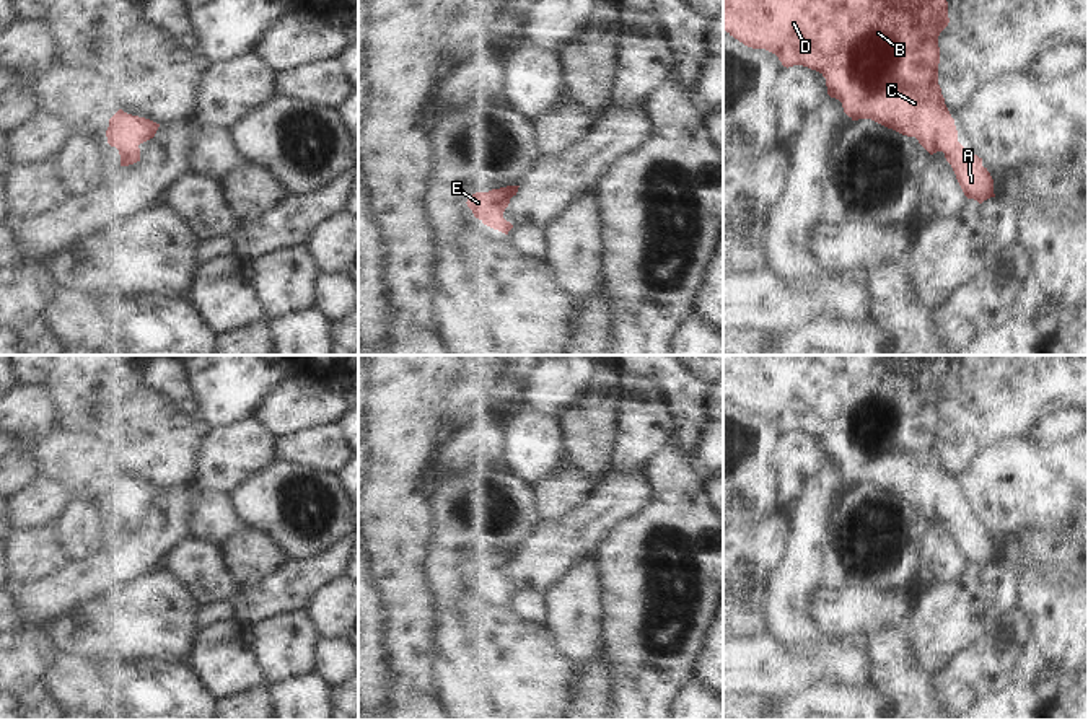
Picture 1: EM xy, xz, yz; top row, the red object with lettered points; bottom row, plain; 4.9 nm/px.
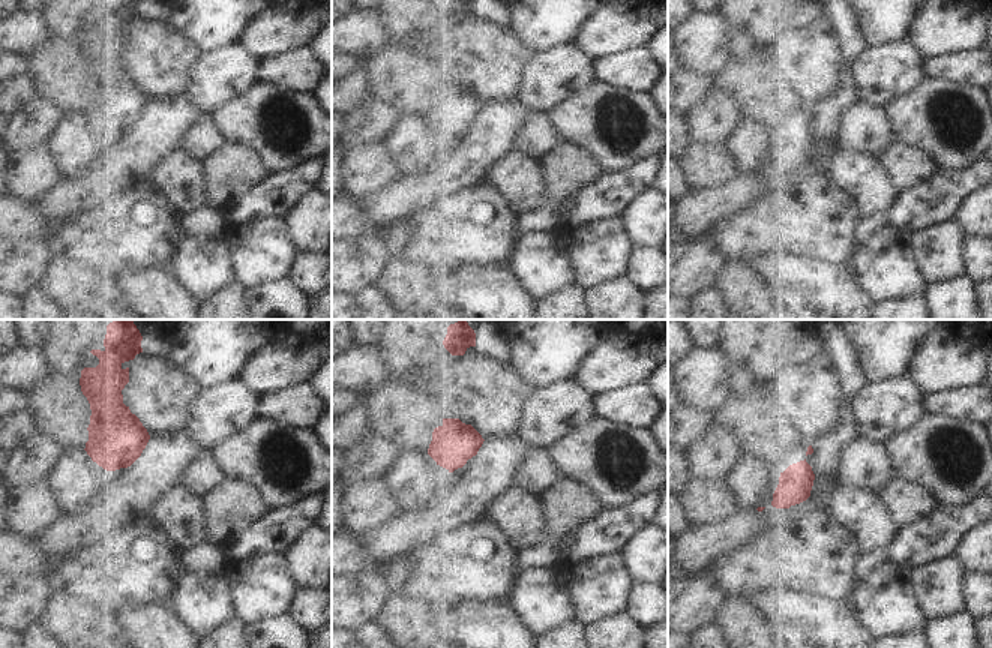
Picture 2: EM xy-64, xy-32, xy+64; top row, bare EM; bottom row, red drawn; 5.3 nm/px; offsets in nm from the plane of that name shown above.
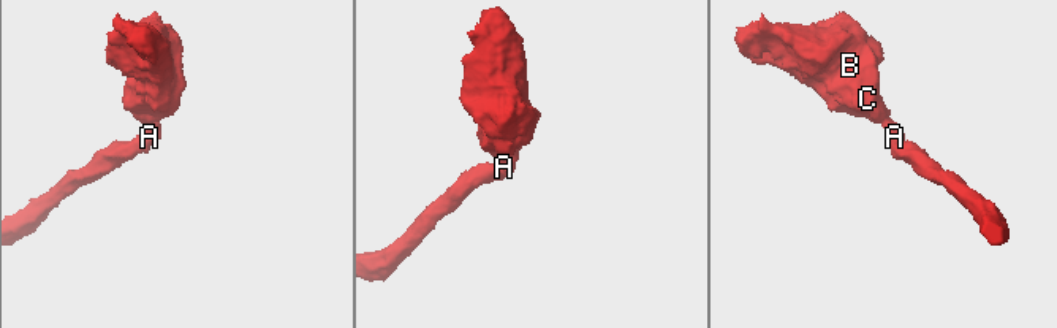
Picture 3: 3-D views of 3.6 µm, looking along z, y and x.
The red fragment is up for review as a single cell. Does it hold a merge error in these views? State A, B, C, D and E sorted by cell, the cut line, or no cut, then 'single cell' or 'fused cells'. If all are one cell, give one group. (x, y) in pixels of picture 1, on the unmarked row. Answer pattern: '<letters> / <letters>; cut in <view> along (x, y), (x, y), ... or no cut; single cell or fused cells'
A B C D E; no cut; single cell

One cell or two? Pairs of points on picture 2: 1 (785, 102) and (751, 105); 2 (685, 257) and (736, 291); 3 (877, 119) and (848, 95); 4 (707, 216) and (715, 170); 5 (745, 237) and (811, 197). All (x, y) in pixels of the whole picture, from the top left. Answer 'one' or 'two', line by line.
1: one
2: two
3: two
4: two
5: one

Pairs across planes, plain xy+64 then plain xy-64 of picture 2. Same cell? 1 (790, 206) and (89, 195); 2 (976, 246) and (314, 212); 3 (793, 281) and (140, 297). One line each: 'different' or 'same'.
1: different
2: different
3: same

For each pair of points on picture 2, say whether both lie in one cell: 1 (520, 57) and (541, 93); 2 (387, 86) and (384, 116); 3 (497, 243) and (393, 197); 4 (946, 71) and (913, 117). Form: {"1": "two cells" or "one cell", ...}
{"1": "two cells", "2": "two cells", "3": "two cells", "4": "two cells"}

